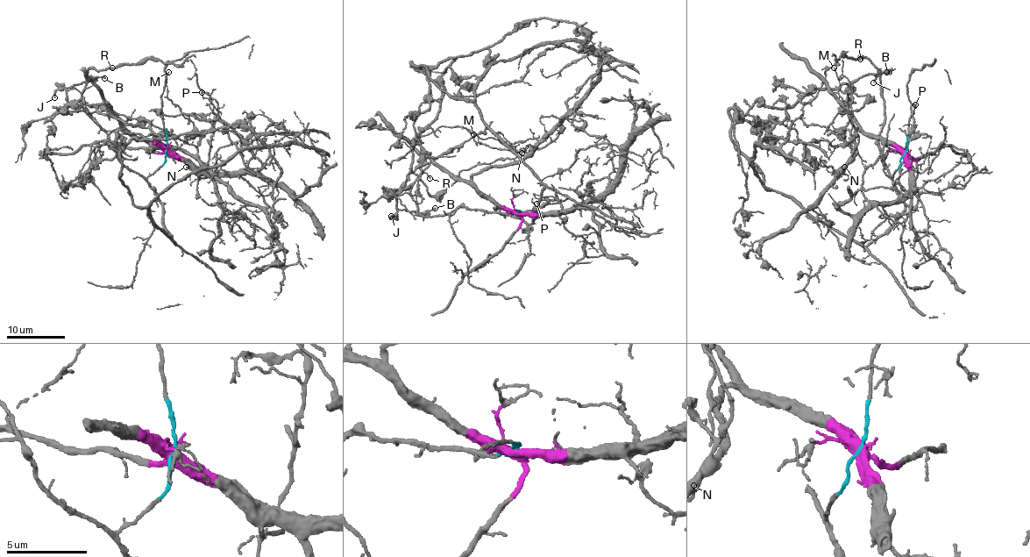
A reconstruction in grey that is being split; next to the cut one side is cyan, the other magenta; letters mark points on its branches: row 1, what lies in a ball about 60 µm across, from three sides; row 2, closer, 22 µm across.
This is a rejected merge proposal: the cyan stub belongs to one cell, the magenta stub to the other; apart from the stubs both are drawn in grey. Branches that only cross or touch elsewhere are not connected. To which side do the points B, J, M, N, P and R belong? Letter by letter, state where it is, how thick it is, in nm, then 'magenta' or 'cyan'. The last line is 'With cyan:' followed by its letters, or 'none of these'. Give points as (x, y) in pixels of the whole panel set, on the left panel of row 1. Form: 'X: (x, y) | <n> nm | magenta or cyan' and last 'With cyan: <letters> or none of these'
B: (104, 78) | 200 nm | cyan
J: (54, 97) | 180 nm | cyan
M: (168, 72) | 140 nm | magenta
N: (186, 167) | 130 nm | magenta
P: (202, 92) | 130 nm | magenta
R: (112, 67) | 110 nm | cyan
With cyan: B, J, R

